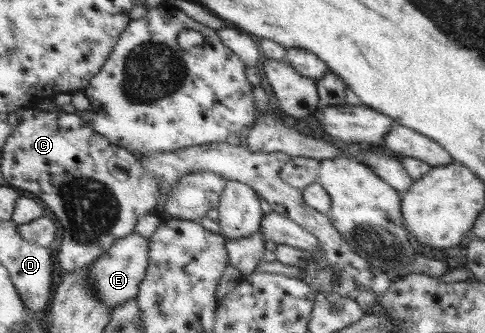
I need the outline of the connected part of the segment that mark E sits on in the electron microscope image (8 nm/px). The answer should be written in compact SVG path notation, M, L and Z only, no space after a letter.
M134 231L127 238L117 240L103 256L92 263L90 282L96 290L96 296L110 308L115 309L136 298L140 284L146 278L150 266L150 239Z

